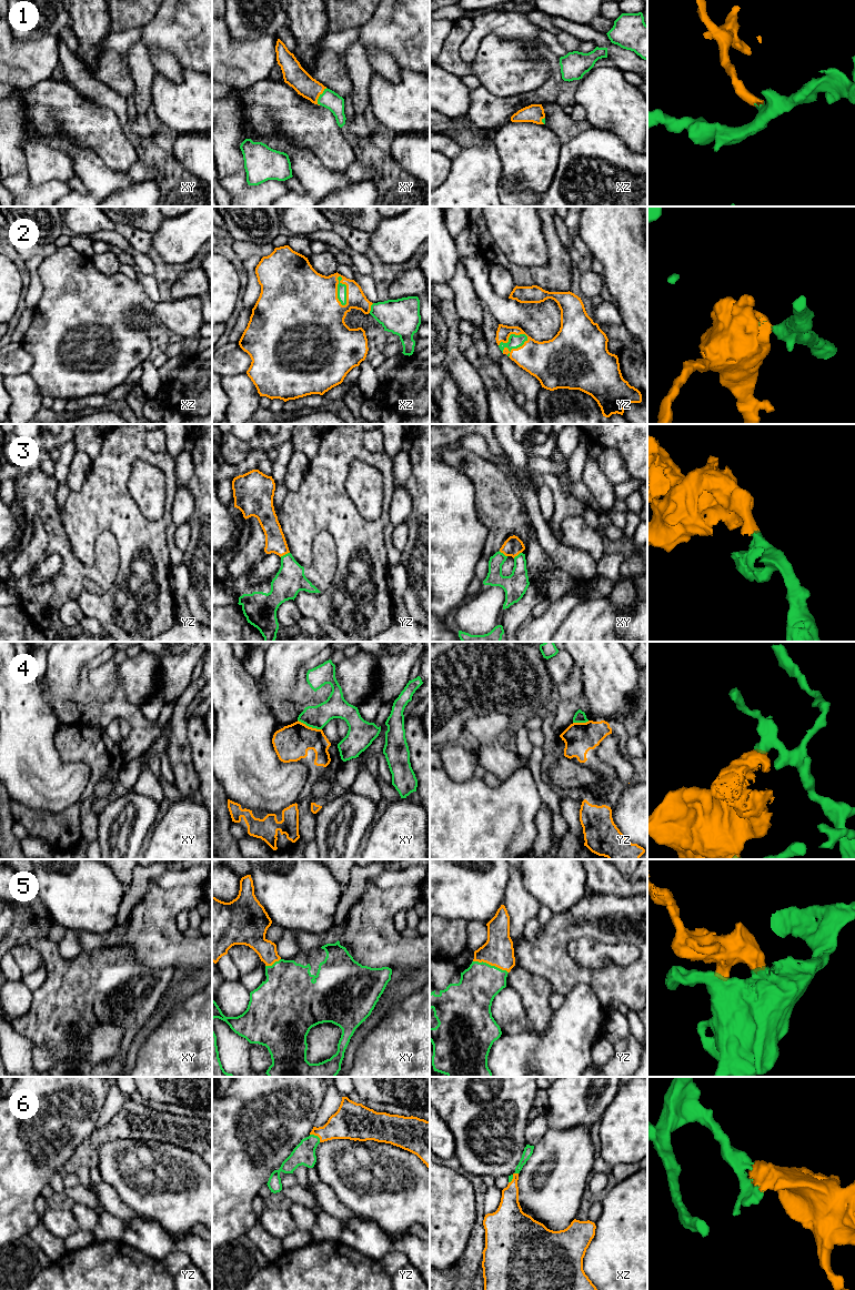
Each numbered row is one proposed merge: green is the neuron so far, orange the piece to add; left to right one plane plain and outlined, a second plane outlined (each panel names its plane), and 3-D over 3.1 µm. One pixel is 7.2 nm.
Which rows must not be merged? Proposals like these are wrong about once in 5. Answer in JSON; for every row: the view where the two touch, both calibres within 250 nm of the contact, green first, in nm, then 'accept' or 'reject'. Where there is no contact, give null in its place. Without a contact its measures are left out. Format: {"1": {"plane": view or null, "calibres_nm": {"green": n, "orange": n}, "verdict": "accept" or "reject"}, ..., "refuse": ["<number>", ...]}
{"1": {"plane": "xy", "calibres_nm": {"green": 140, "orange": 160}, "verdict": "accept"}, "2": {"plane": "yz", "calibres_nm": {"green": 100, "orange": 240}, "verdict": "accept"}, "3": {"plane": "yz", "calibres_nm": {"green": 220, "orange": 150}, "verdict": "accept"}, "4": {"plane": "xy", "calibres_nm": {"green": 170, "orange": 260}, "verdict": "reject"}, "5": {"plane": "yz", "calibres_nm": {"green": 280, "orange": 220}, "verdict": "accept"}, "6": {"plane": "yz", "calibres_nm": {"green": 160, "orange": 240}, "verdict": "accept"}, "refuse": ["4"]}

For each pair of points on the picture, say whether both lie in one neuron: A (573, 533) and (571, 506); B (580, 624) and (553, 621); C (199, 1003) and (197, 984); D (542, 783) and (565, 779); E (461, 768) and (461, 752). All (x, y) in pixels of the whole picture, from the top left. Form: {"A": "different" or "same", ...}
{"A": "different", "B": "different", "C": "different", "D": "different", "E": "same"}

